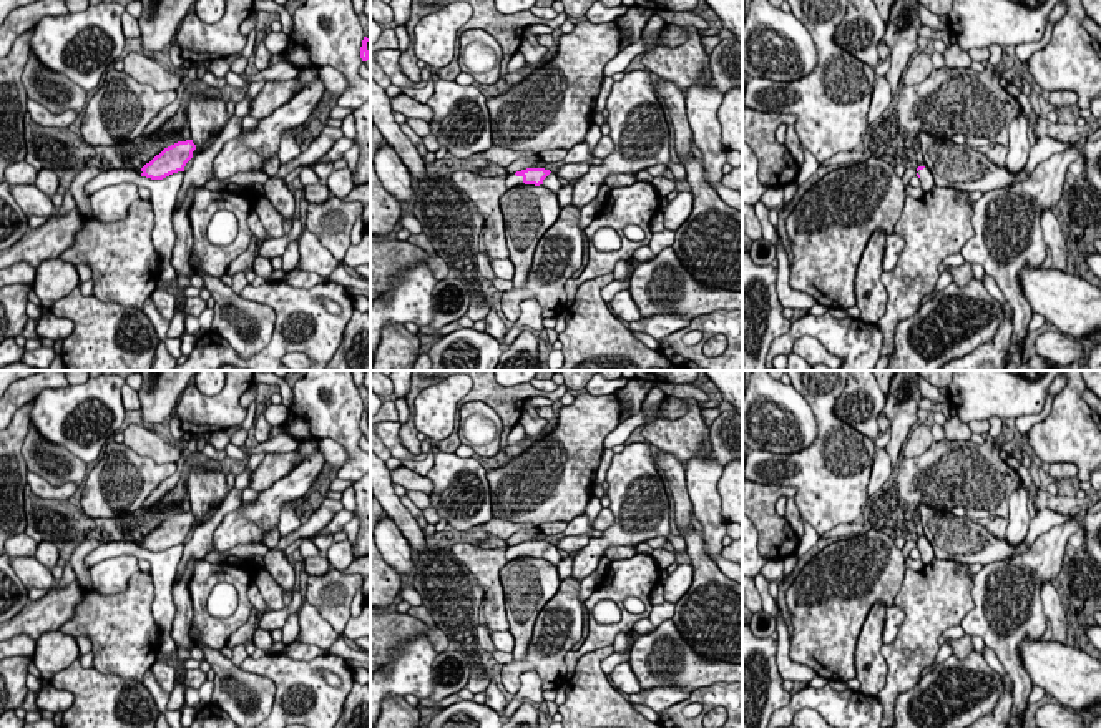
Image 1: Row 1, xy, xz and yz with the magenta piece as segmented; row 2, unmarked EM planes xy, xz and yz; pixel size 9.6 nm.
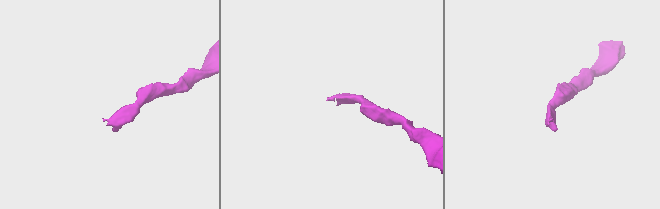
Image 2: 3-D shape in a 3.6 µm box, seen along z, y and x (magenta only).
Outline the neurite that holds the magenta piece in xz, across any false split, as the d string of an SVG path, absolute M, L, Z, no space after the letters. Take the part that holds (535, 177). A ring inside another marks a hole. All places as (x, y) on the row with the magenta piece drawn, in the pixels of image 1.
M526 168L526 170L506 175L505 184L506 184L508 189L513 188L513 186L523 184L523 183L540 186L540 184L543 184L543 180L550 173L551 171L545 170L545 168Z

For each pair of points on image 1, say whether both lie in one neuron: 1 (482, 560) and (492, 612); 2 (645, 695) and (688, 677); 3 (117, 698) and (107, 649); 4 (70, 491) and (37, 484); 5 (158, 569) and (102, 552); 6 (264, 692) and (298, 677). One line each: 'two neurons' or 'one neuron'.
1: one neuron
2: two neurons
3: two neurons
4: one neuron
5: one neuron
6: two neurons

